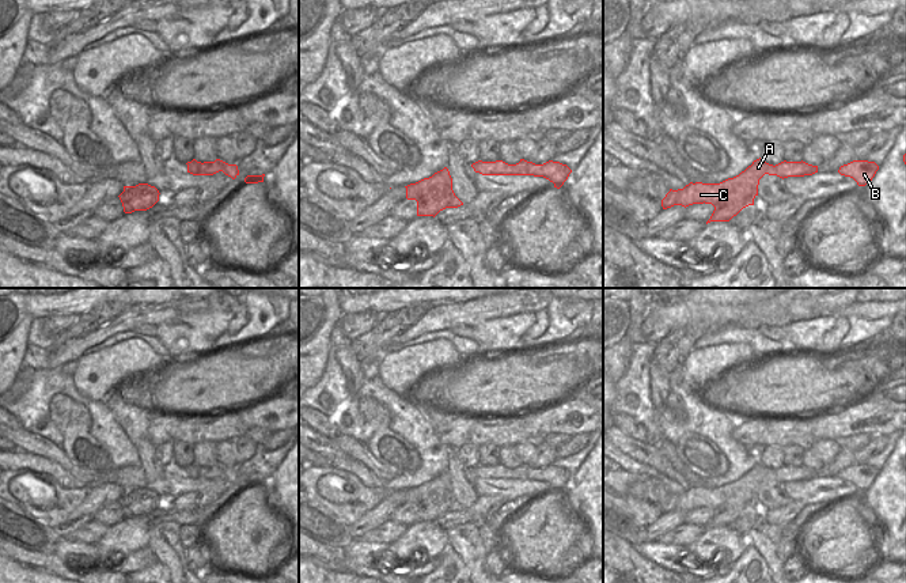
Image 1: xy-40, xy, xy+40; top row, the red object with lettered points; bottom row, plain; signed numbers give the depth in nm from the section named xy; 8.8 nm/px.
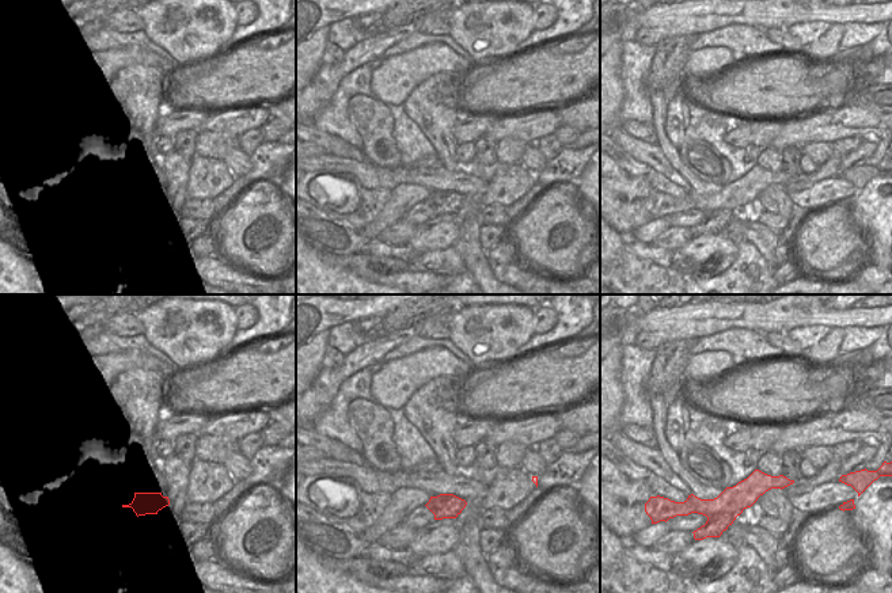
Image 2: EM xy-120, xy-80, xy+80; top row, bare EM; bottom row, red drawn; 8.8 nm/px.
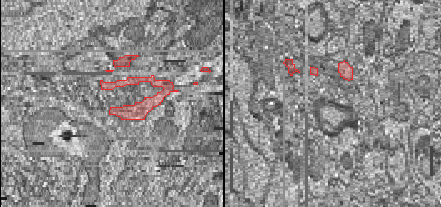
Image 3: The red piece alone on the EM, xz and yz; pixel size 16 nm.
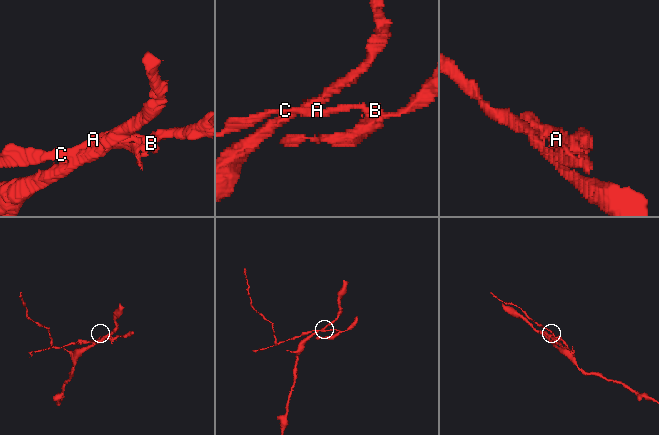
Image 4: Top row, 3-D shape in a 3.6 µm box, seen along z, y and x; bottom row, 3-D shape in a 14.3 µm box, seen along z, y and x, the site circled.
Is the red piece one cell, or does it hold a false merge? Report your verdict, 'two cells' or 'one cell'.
one cell

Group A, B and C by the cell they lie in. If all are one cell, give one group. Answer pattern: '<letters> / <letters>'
A B C

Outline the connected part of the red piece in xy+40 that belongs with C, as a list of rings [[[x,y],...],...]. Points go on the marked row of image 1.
[[[761,158],[754,160],[744,171],[720,183],[690,182],[683,189],[672,190],[662,200],[663,209],[674,205],[689,207],[693,204],[712,204],[714,211],[706,222],[729,222],[743,208],[754,205],[758,196],[759,179],[765,175],[780,178],[804,177],[818,173],[818,166],[805,162],[781,162],[776,166],[763,162]]]

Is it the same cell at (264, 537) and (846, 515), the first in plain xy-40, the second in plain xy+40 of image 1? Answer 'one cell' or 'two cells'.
one cell

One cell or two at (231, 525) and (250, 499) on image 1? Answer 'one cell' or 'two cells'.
one cell

